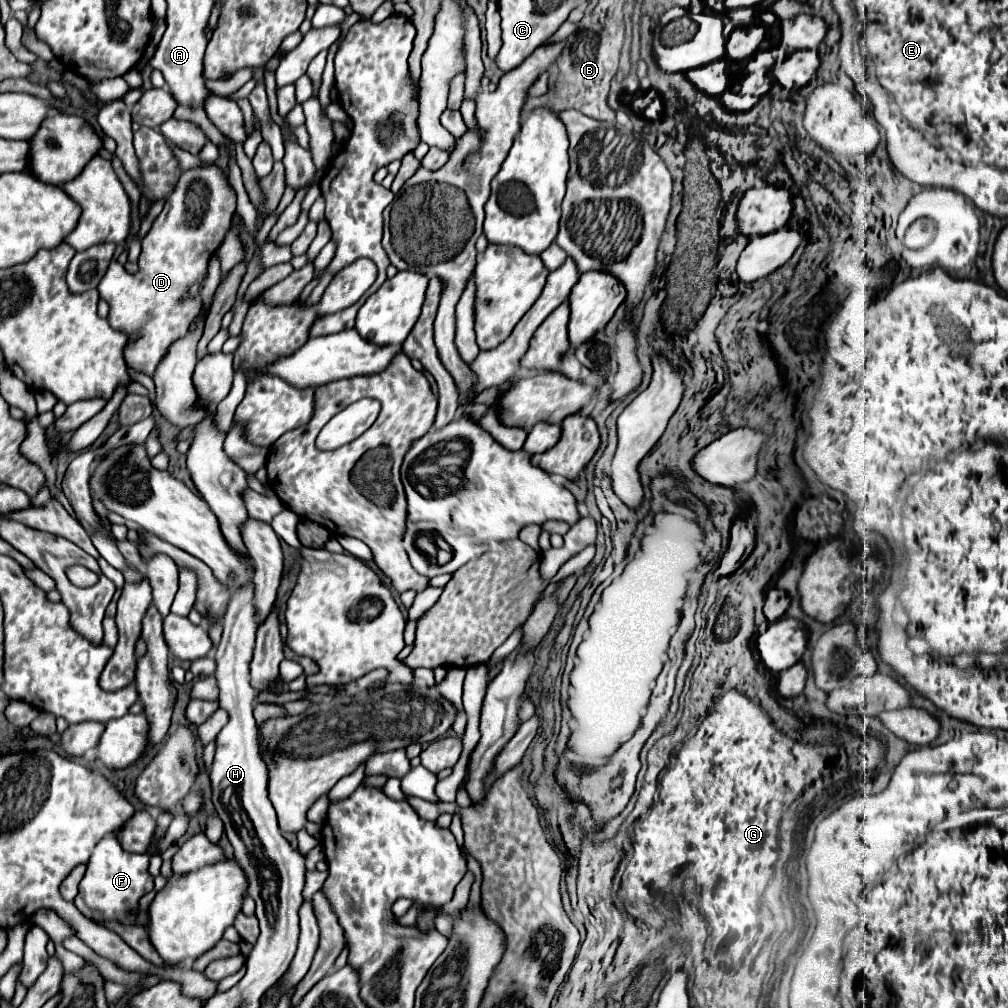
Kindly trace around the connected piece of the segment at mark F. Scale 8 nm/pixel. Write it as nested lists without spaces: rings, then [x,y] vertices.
[[[108,834],[106,838],[102,838],[88,860],[88,868],[80,882],[80,892],[78,892],[84,904],[92,910],[90,920],[96,924],[106,920],[116,920],[120,924],[134,924],[148,928],[148,912],[138,912],[140,898],[154,888],[154,878],[150,876],[148,866],[150,866],[150,856],[124,852],[116,834]]]

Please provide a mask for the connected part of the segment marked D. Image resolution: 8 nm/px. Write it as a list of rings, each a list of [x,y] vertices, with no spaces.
[[[200,164],[184,170],[164,210],[142,240],[138,274],[128,274],[123,265],[111,261],[108,272],[98,284],[98,292],[100,298],[110,304],[108,322],[112,328],[126,332],[128,338],[140,332],[136,344],[126,344],[124,348],[126,364],[134,370],[152,376],[168,346],[188,332],[190,322],[200,312],[200,298],[182,300],[182,294],[204,278],[208,260],[222,244],[234,212],[236,192],[228,184],[222,168],[216,164]]]

